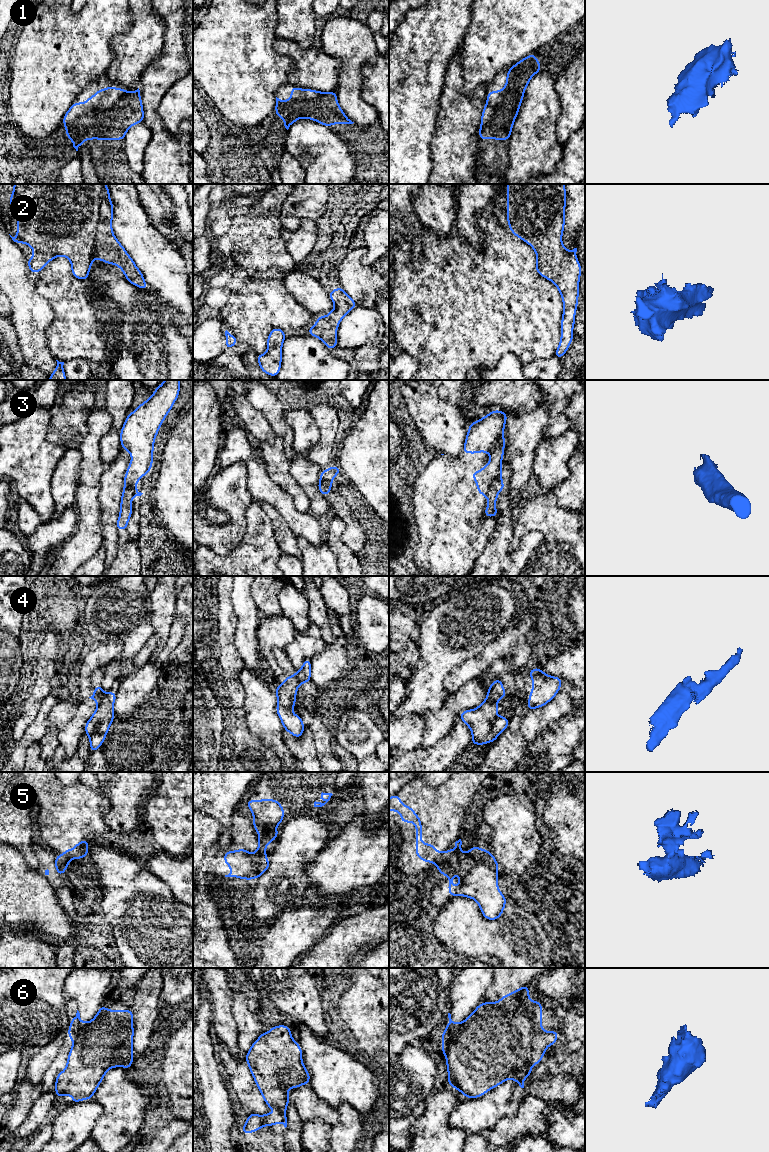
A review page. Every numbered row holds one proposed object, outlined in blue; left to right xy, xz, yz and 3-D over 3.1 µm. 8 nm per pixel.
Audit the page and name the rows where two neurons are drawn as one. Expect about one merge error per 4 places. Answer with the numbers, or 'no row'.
3, 4, 5

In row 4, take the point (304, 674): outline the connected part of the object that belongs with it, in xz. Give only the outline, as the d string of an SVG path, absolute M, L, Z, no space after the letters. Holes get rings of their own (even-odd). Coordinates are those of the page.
M305 659L301 669L298 672L300 684L305 684L311 680L311 660Z

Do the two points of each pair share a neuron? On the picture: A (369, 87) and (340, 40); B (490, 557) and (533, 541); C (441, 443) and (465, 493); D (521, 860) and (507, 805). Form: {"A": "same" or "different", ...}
{"A": "different", "B": "same", "C": "different", "D": "same"}

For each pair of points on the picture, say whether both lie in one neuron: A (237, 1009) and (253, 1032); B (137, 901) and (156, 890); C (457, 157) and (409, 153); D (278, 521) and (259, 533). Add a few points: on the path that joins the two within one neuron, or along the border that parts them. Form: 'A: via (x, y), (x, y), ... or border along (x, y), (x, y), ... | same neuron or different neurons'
A: via (243, 1015), (248, 1021), (249, 1026) | same neuron
B: via (142, 901), (145, 901), (151, 895) | same neuron
C: border along (435, 132), (430, 145), (430, 173) | different neurons
D: border along (260, 505), (270, 520), (274, 539), (280, 548) | different neurons

